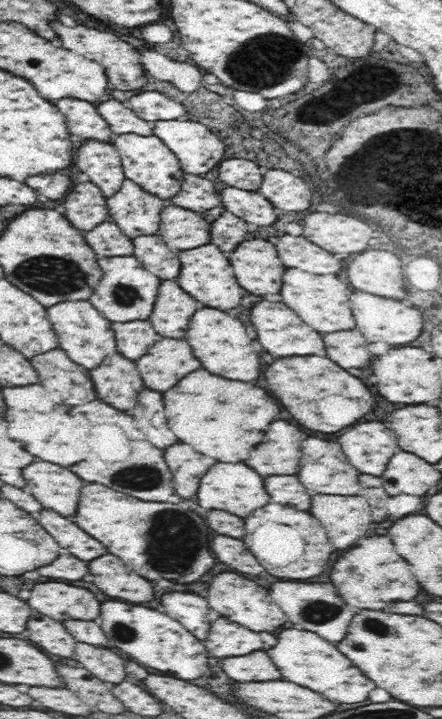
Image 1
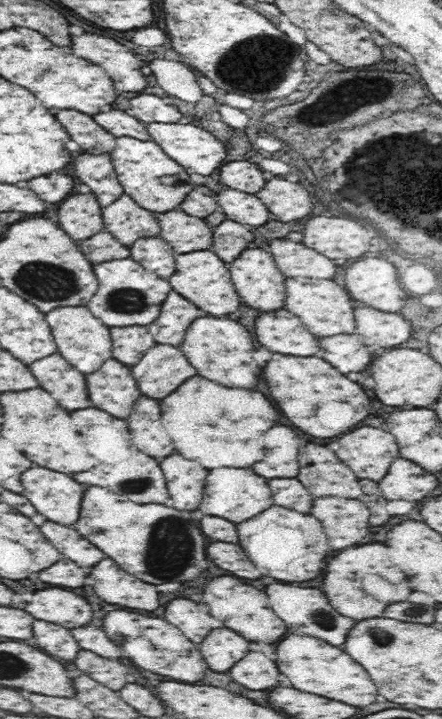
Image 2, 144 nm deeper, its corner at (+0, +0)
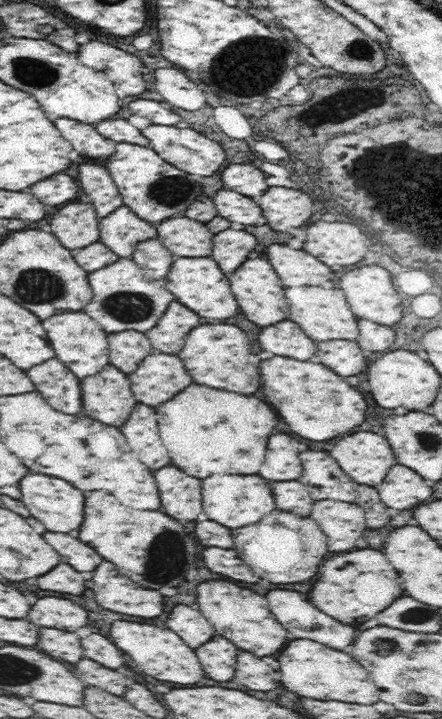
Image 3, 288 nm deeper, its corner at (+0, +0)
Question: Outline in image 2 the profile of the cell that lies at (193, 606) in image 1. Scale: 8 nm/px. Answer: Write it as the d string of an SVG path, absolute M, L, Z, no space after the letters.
M176 598L168 602L164 618L170 624L178 626L194 644L200 644L210 634L210 630L222 628L222 622L212 618L208 612L200 610L200 606L188 598Z

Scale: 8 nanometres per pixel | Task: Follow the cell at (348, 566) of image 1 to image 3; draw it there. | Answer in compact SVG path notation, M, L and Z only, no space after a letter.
M364 548L350 554L328 552L324 560L328 562L324 562L320 578L314 576L312 580L304 582L304 594L310 592L308 600L334 620L340 620L344 624L362 624L362 618L372 618L376 612L382 612L386 606L390 606L388 602L394 602L394 598L400 598L404 594L398 586L398 574L378 550Z

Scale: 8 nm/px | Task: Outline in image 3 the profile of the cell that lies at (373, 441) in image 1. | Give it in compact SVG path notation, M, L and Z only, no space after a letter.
M372 432L344 436L330 448L330 456L358 484L378 488L398 464L388 440Z

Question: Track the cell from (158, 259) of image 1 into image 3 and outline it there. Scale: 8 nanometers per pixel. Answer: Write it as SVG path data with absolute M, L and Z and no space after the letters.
M158 238L140 242L132 252L132 260L144 270L146 276L150 276L156 282L164 282L170 274L176 260L172 256L174 254L170 254L170 250Z

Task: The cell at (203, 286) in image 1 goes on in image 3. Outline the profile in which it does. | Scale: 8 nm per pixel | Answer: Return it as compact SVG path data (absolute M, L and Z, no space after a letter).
M176 258L170 274L164 280L164 288L174 294L174 300L188 306L204 320L224 320L240 314L240 304L232 296L226 274L222 274L222 270L216 266L216 260L212 258Z

